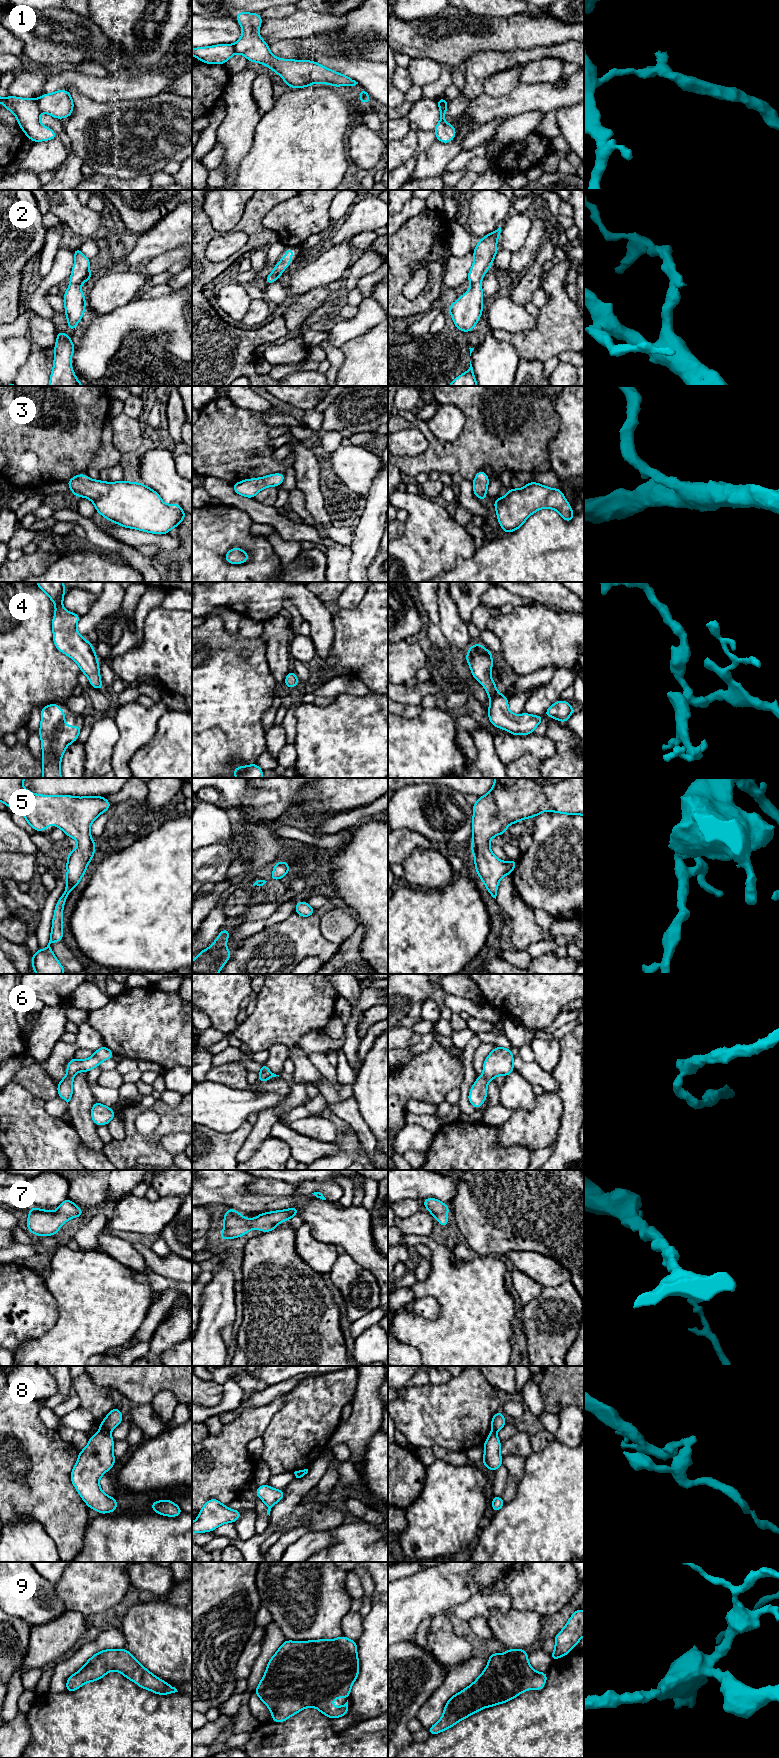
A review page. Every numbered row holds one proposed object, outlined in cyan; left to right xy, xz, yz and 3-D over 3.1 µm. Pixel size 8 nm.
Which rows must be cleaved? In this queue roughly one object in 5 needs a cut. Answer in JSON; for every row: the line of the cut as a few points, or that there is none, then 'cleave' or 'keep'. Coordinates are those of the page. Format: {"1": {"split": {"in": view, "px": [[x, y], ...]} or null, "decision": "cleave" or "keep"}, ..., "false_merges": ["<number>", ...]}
{"1": {"split": {"in": "xy", "px": [[36, 100], [41, 111]]}, "decision": "cleave"}, "2": {"split": null, "decision": "keep"}, "3": {"split": null, "decision": "keep"}, "4": {"split": null, "decision": "keep"}, "5": {"split": null, "decision": "keep"}, "6": {"split": null, "decision": "keep"}, "7": {"split": null, "decision": "keep"}, "8": {"split": {"in": "xy", "px": [[100, 1429], [108, 1432]]}, "decision": "cleave"}, "9": {"split": null, "decision": "keep"}, "false_merges": ["1", "8"]}

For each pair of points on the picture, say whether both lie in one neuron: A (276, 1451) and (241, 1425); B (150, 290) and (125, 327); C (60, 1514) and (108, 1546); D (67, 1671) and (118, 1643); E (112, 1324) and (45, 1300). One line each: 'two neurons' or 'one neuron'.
A: two neurons
B: two neurons
C: two neurons
D: one neuron
E: two neurons

